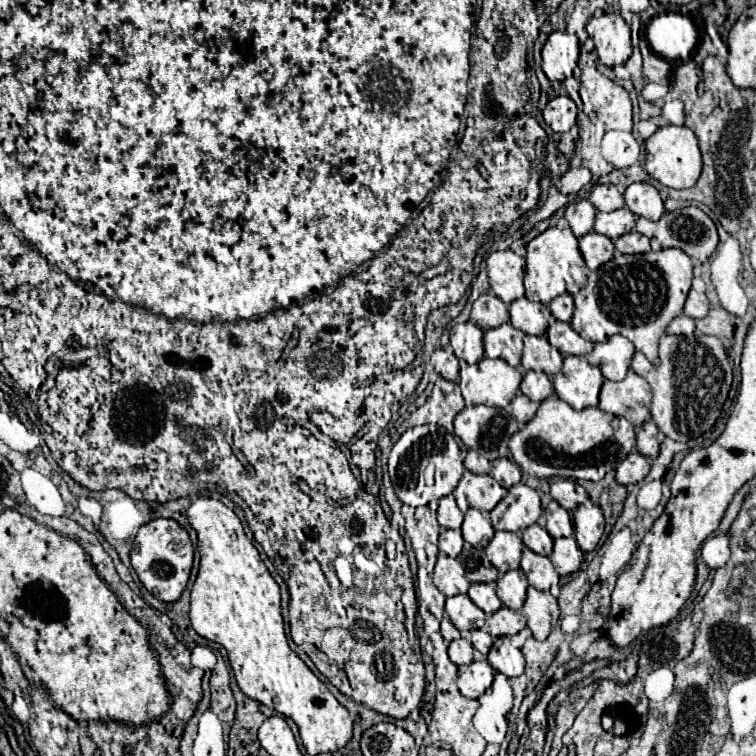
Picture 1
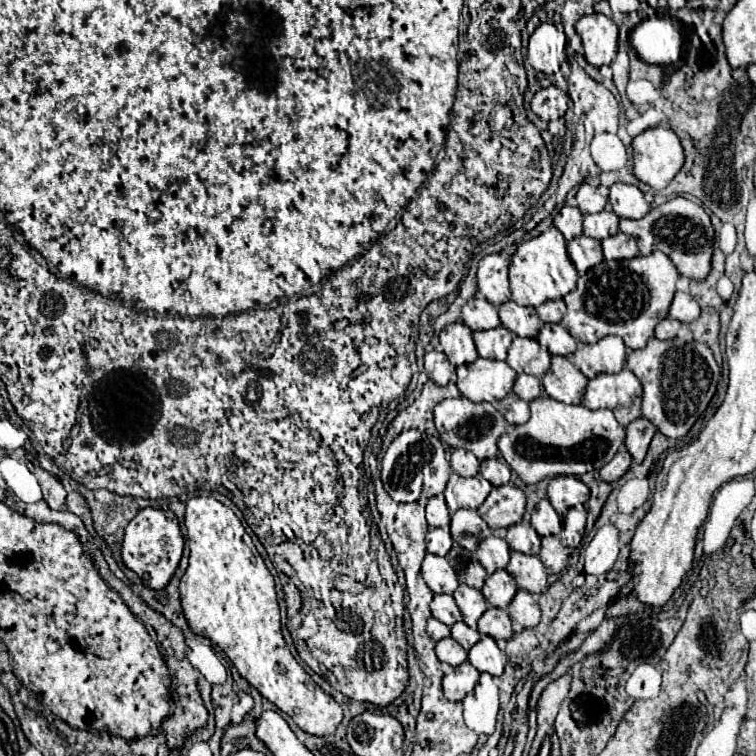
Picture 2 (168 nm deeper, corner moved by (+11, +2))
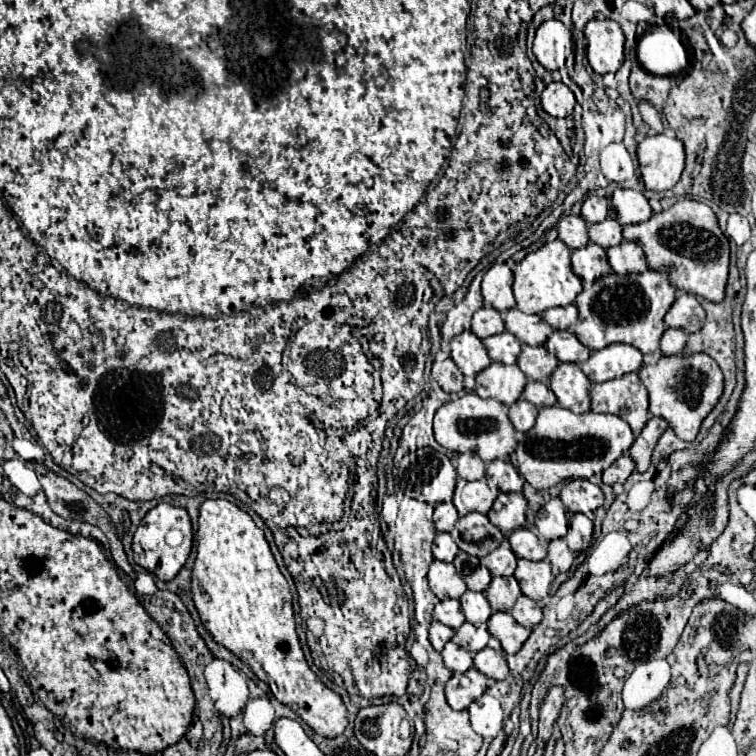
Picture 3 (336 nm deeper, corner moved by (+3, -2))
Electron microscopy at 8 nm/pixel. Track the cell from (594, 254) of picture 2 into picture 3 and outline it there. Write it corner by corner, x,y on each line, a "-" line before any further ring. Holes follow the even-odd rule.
589,243
571,253
571,267
573,273
583,281
583,285
591,285
593,281
597,281
597,277
609,273
607,253
603,247

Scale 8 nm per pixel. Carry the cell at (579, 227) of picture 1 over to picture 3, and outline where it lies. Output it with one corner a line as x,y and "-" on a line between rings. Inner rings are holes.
567,215
557,223
559,239
569,247
569,249
581,249
589,243
587,237
587,223
583,221
581,215

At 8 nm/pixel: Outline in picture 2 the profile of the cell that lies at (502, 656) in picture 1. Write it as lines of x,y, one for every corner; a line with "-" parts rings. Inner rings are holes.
481,635
481,639
469,649
469,661
481,671
489,675
503,675
507,657
499,649
497,641
489,635

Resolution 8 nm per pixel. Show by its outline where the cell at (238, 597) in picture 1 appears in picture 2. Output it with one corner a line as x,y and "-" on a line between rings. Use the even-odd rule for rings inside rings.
193,497
187,501
185,527
187,527
187,543
191,553
189,553
189,567
181,577
179,591
181,591
183,615
189,623
189,629
195,635
207,637
215,645
219,645
227,653
239,675
251,687
255,687
261,693
261,697
265,697
283,713
287,713
297,723
299,729
315,737
333,735
337,731
337,725
341,723
341,707
309,677
309,673
295,661
295,657
287,649
287,643
283,641
281,635
281,617
279,617
273,575
265,567
261,555
257,553
251,537
245,533
237,515
213,497

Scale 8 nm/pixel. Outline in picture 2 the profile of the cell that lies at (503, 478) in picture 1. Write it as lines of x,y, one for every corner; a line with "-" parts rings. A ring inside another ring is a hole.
491,457
491,459
481,461
481,471
479,473
495,487
509,483
509,479
511,479
511,469
501,457

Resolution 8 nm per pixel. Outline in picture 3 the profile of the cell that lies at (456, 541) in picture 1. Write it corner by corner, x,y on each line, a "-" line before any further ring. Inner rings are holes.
437,533
435,541
433,541
433,555
437,561
453,561
455,555
457,555
459,547
457,543
453,541
451,533

